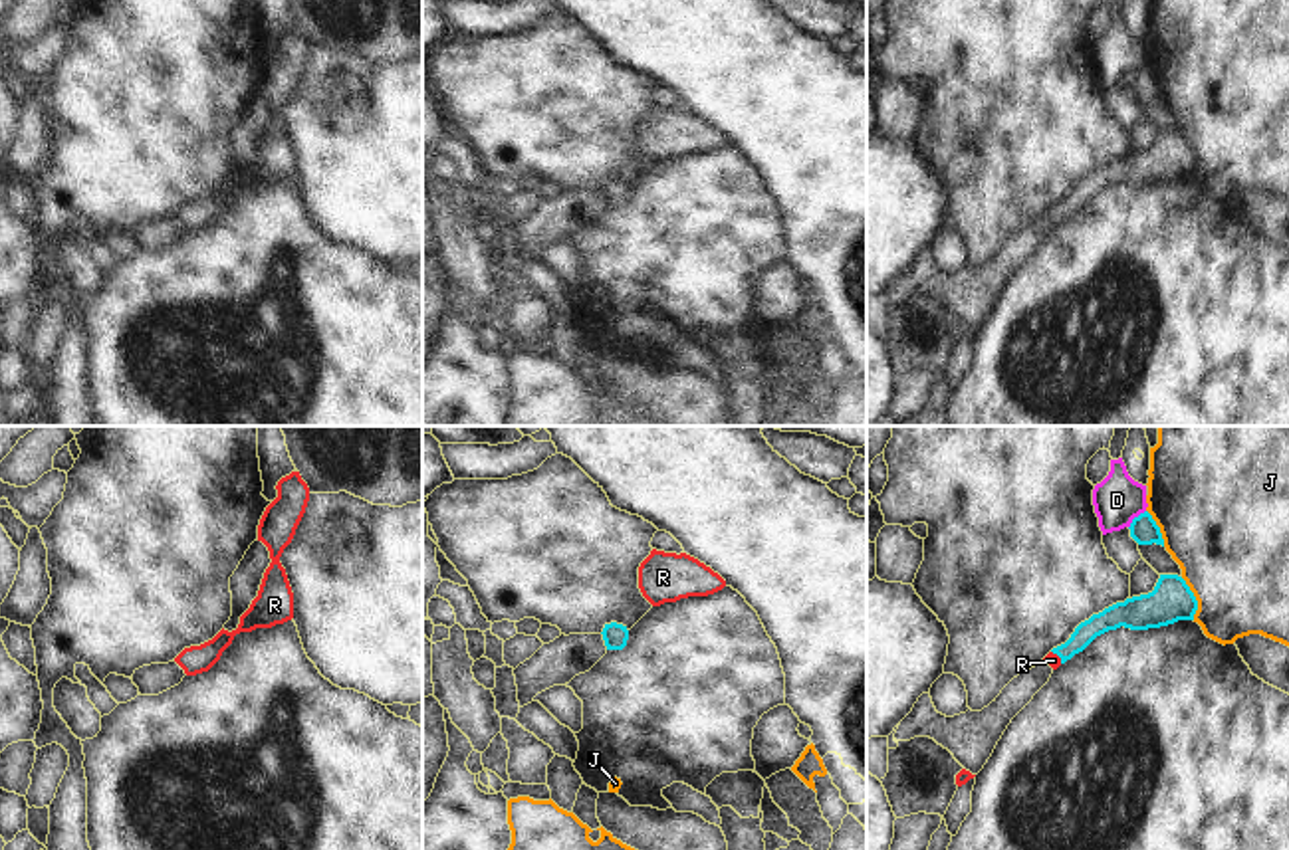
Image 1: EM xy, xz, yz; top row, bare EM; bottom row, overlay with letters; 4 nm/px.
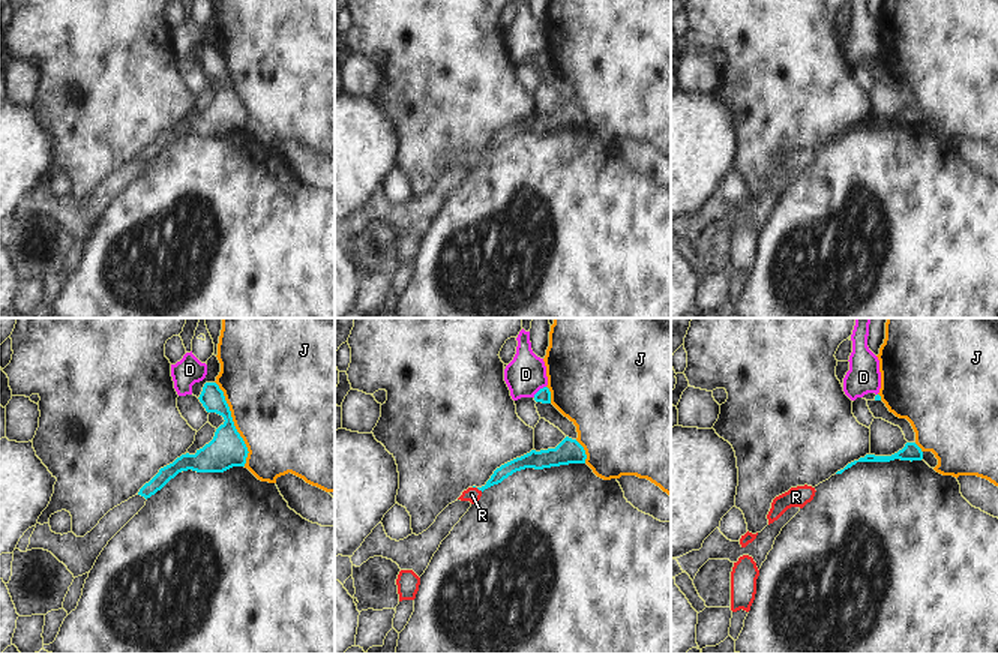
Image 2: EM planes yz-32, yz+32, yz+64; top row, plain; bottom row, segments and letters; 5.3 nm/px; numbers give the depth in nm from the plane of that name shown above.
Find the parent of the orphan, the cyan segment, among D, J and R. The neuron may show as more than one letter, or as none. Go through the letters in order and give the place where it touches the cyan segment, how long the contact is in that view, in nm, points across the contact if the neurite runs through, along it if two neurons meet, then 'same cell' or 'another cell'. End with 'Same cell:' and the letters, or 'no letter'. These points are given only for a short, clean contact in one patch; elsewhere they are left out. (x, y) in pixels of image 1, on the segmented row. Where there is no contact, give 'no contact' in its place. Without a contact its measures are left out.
D: yz (1135, 518) | 100 nm | along yz (1145, 510), (1129, 528) | another cell
J: yz (1194, 599) | 190 nm | another cell
R: yz (1057, 654) | 70 nm | across yz (1085, 633), (1067, 650), (1057, 654), (1054, 660) | same cell
Same cell: R

